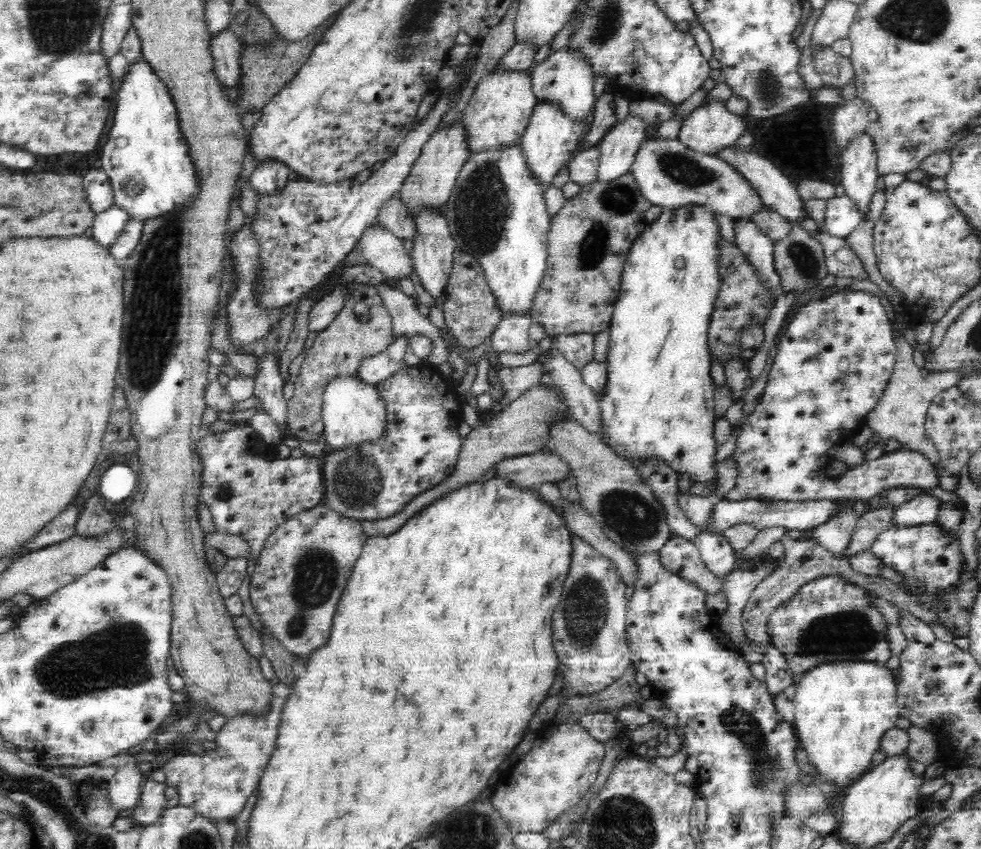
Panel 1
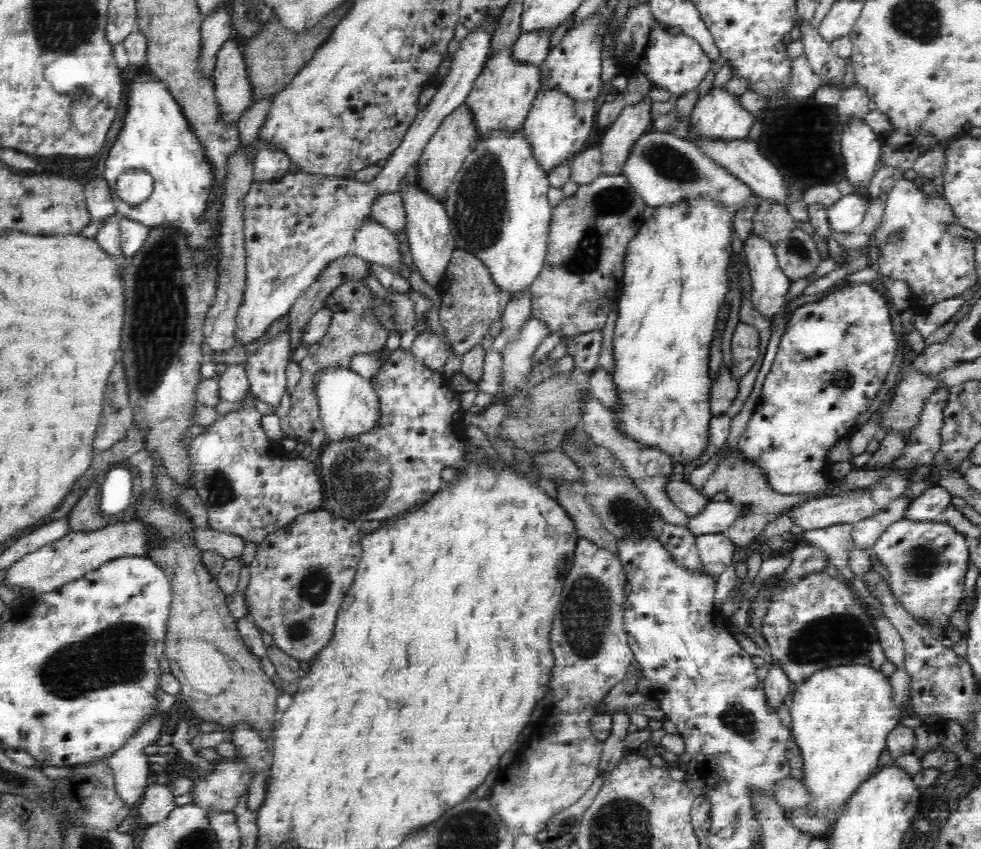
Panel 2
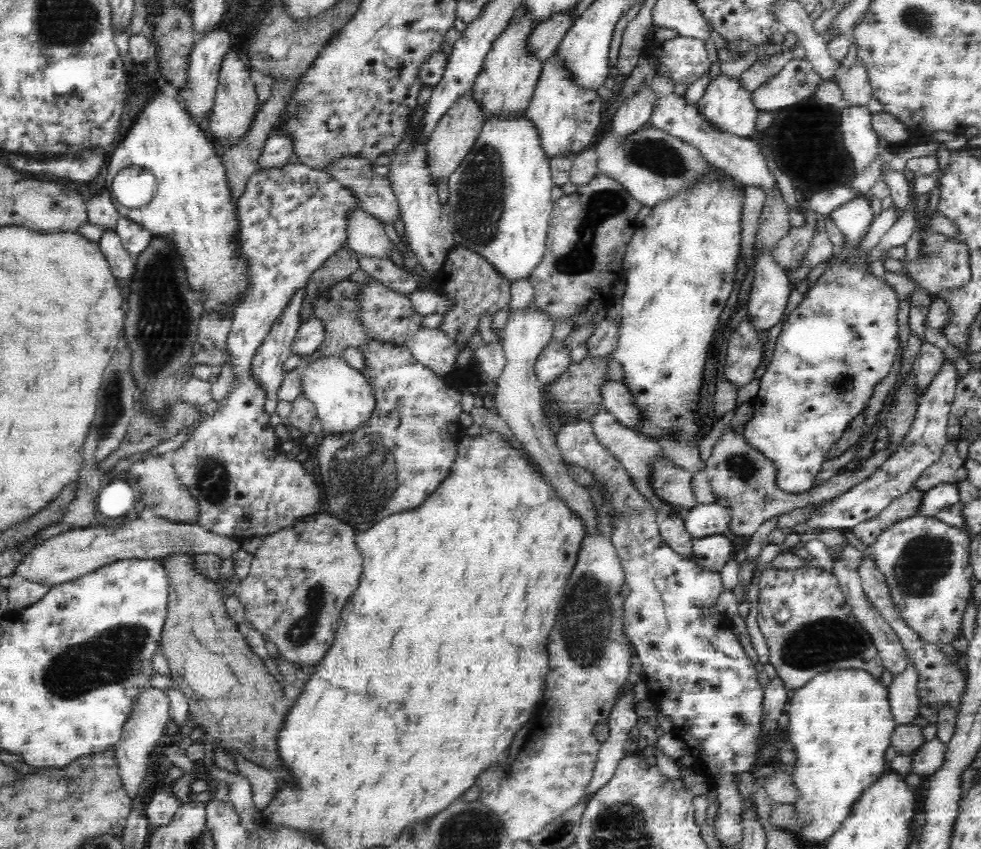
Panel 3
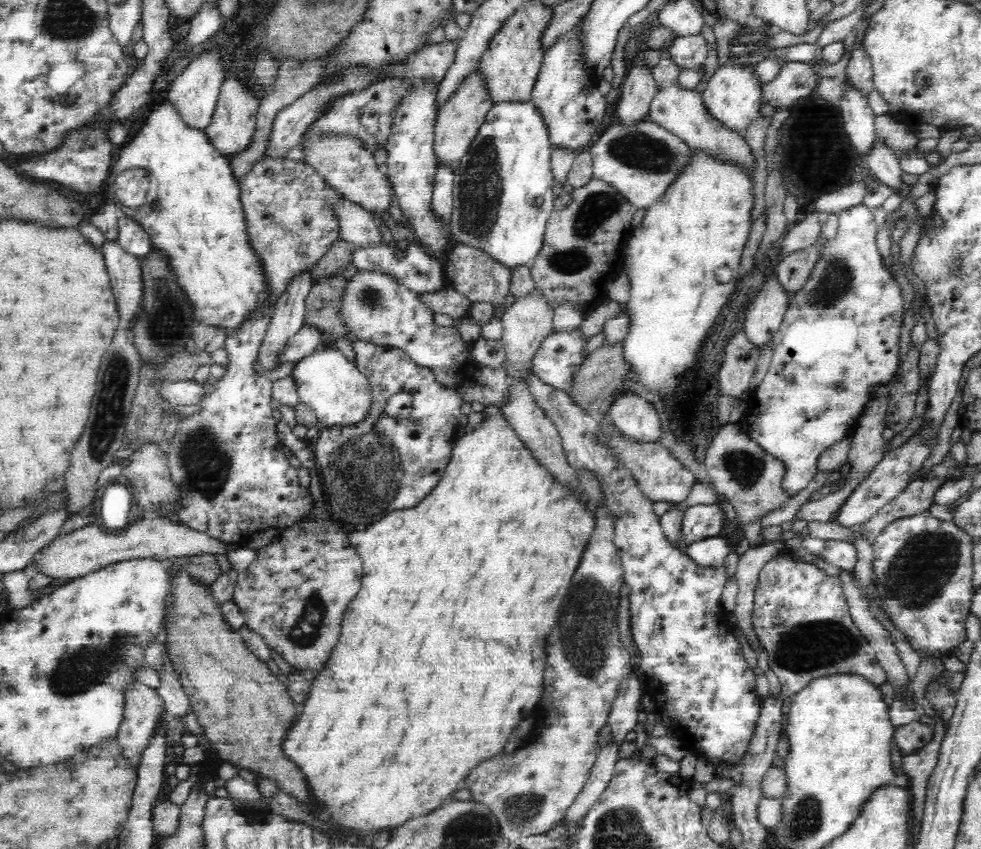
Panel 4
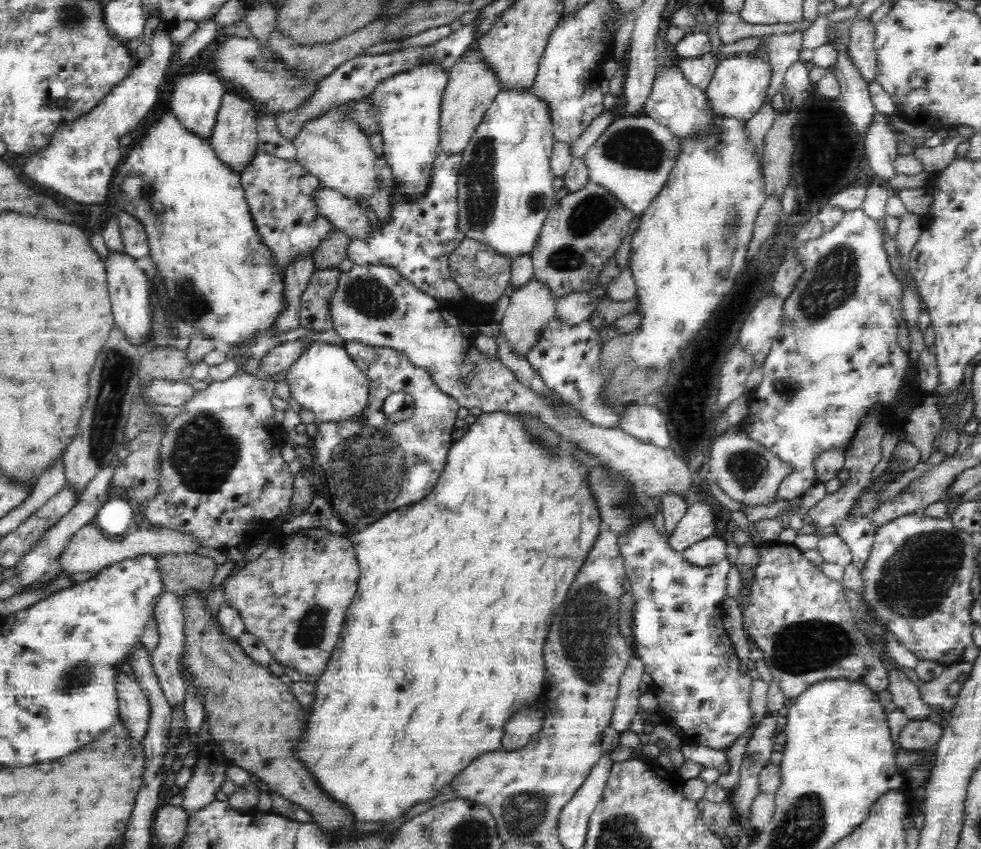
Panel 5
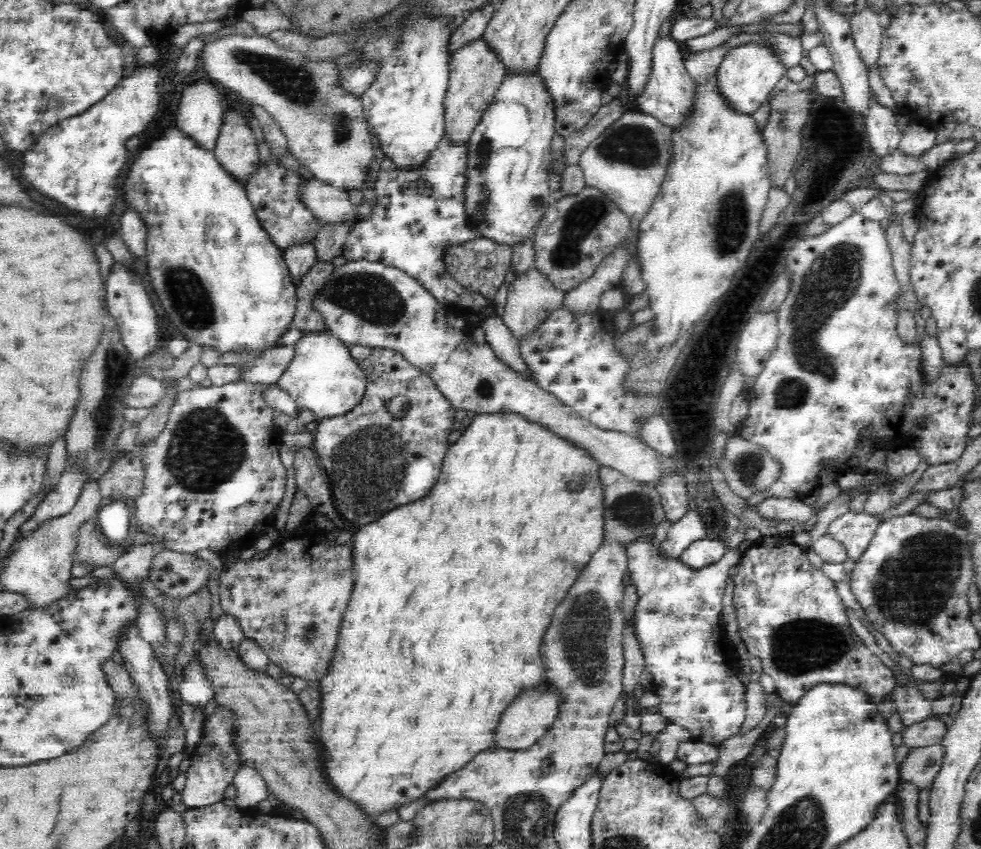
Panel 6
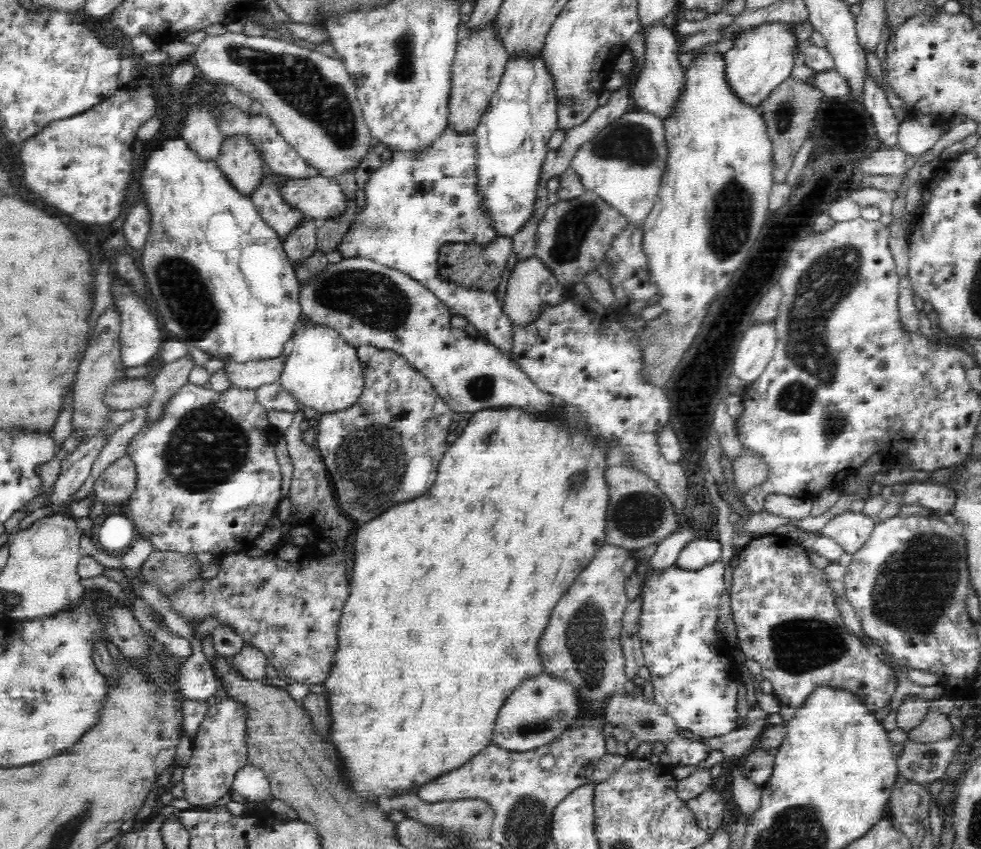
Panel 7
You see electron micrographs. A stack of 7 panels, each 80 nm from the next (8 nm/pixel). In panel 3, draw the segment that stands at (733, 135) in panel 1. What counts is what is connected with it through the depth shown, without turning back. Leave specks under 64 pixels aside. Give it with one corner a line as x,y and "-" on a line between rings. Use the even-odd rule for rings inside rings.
718,74
716,78
712,78
712,82
709,82
697,105
702,115
723,131
737,134
741,137
755,137
756,131
754,127
756,126
758,108
754,105
754,93
750,92
748,88
744,88
740,77
734,78
734,76

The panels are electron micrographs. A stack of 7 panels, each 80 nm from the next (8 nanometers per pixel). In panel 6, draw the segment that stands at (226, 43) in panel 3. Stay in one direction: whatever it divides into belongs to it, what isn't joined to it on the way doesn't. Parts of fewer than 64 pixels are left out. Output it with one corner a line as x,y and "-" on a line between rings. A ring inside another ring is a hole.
211,81
189,83
180,94
176,124
198,148
214,152
224,122
222,94

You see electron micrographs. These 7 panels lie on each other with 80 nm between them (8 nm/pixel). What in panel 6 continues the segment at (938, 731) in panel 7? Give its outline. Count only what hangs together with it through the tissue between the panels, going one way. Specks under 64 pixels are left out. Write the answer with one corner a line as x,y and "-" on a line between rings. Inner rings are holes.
932,715
902,731
903,745
908,748
924,748
942,743
948,733
948,726
938,716

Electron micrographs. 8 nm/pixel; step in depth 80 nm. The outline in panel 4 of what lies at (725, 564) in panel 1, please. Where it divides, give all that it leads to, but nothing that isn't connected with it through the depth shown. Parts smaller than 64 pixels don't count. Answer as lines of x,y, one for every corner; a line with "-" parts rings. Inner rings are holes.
720,536
710,537
689,544
684,550
692,562
702,567
719,567
725,564
728,543

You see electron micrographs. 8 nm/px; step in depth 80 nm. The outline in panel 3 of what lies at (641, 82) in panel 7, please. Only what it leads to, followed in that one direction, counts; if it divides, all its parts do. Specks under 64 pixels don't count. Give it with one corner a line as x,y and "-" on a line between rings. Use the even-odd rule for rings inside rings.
672,90
667,95
657,97
649,123
668,131
675,137
680,137
690,146
697,148
708,164
716,169
725,170
726,173
744,183
746,187
756,186
764,192
768,192
776,185
776,178
770,172
767,161
762,154
762,144
754,138
741,137
723,131
702,115
701,111
698,110
698,105
690,104
688,96
678,96

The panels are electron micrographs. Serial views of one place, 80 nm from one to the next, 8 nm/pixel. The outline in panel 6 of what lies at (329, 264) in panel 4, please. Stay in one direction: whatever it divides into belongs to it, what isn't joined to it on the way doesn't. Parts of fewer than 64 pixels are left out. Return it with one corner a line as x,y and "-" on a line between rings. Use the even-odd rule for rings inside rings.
323,224
313,240
317,259
332,263
336,257
342,256
351,228
351,224

